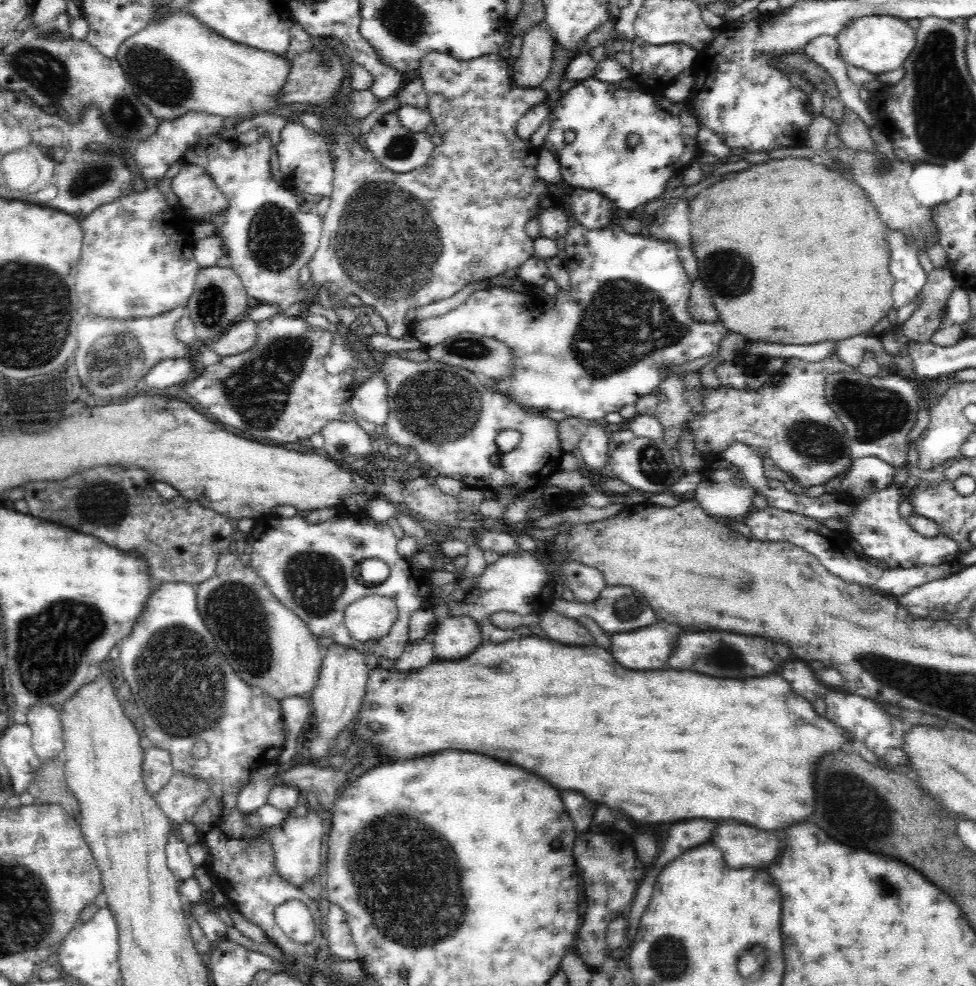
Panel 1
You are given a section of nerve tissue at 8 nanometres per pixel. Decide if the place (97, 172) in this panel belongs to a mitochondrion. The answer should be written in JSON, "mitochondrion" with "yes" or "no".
{"mitochondrion":"yes"}

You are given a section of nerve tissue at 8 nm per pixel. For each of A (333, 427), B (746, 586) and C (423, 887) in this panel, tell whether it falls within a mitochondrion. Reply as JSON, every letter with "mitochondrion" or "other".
{"A":"other","B":"mitochondrion","C":"mitochondrion"}

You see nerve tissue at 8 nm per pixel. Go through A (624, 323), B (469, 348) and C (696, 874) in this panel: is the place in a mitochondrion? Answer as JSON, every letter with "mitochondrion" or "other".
{"A":"mitochondrion","B":"mitochondrion","C":"other"}

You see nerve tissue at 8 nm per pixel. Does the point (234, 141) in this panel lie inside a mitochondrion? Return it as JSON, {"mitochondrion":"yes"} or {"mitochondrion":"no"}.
{"mitochondrion":"no"}

